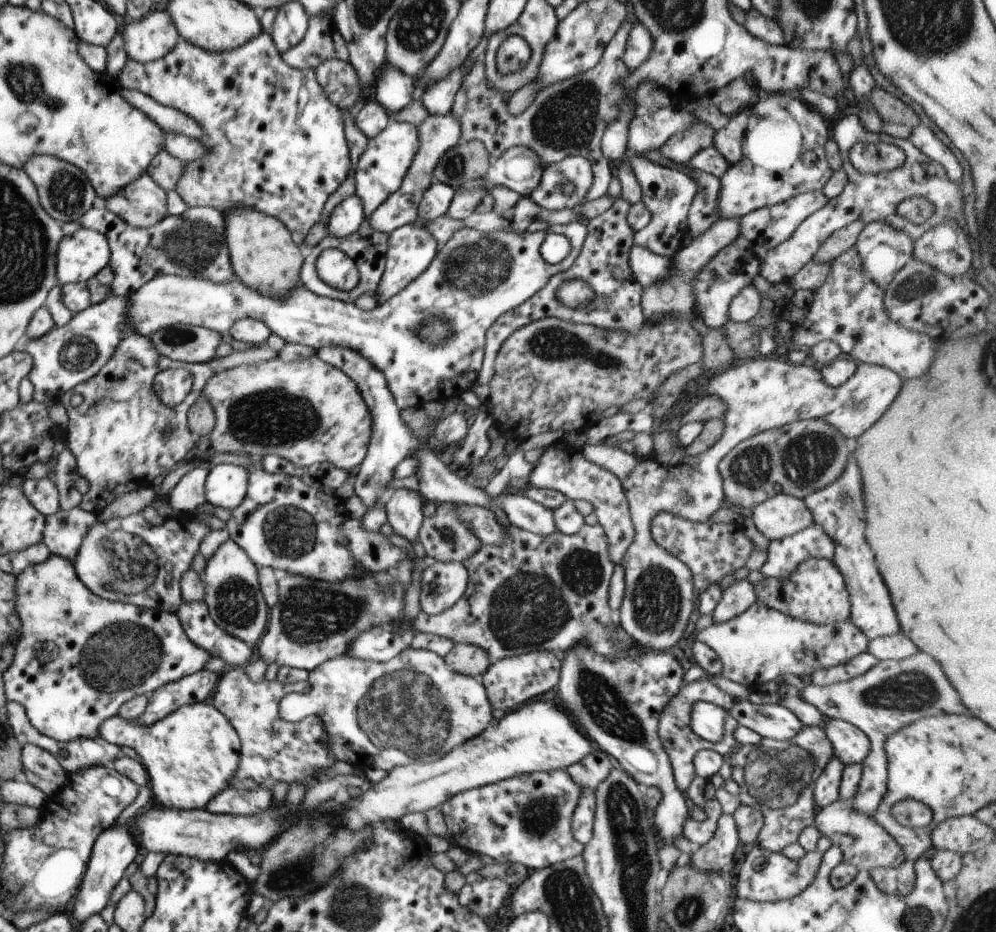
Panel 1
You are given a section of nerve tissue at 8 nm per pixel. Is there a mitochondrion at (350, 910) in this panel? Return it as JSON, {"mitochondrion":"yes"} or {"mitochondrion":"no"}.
{"mitochondrion":"yes"}

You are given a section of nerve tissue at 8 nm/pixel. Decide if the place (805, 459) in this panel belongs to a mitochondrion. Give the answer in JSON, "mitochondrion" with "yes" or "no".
{"mitochondrion":"yes"}

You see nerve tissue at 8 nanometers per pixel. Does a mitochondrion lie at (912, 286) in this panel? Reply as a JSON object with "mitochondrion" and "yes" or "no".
{"mitochondrion":"yes"}

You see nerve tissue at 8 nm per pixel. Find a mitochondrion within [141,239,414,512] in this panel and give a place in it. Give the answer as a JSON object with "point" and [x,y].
{"point":[275,417]}

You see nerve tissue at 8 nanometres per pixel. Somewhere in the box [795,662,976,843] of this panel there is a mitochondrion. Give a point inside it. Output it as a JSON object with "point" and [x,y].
{"point":[910,690]}

